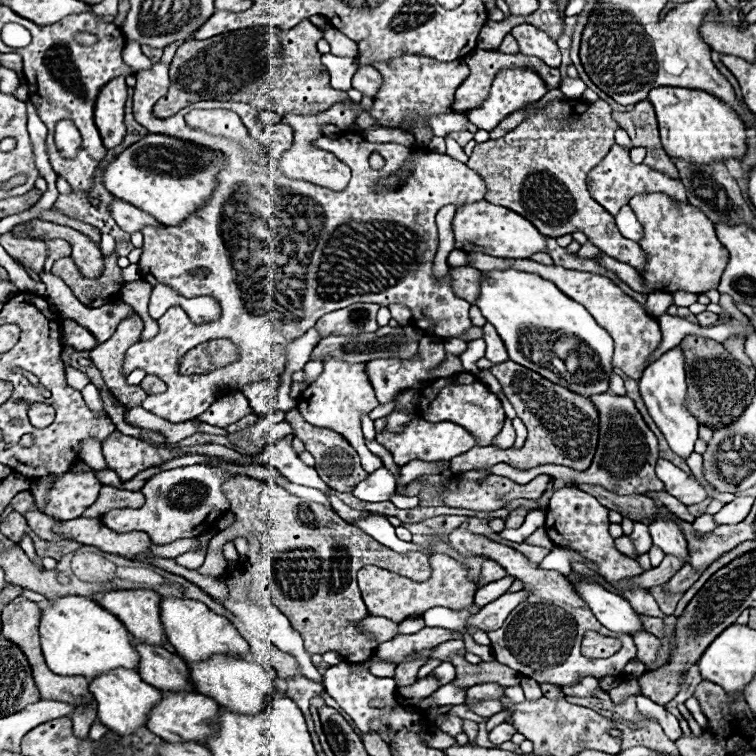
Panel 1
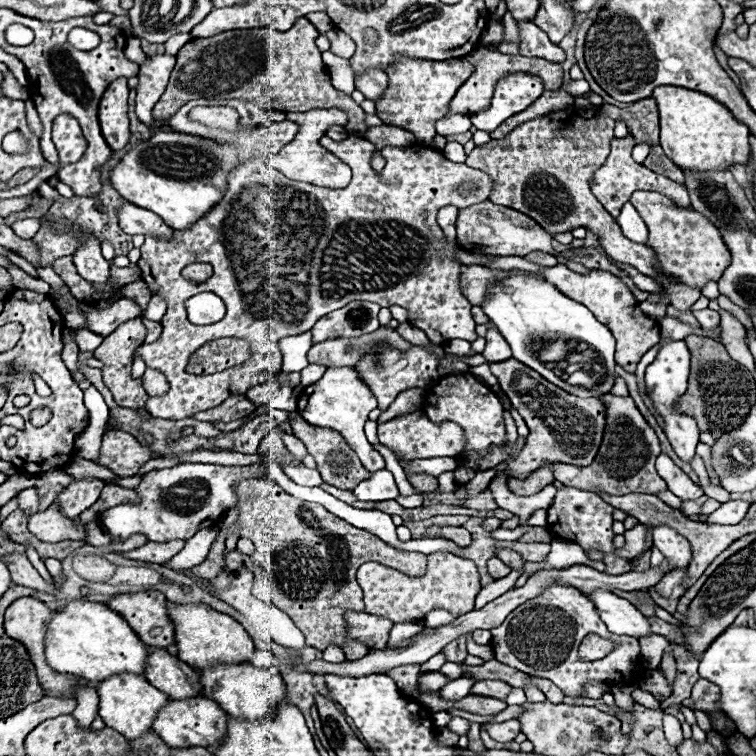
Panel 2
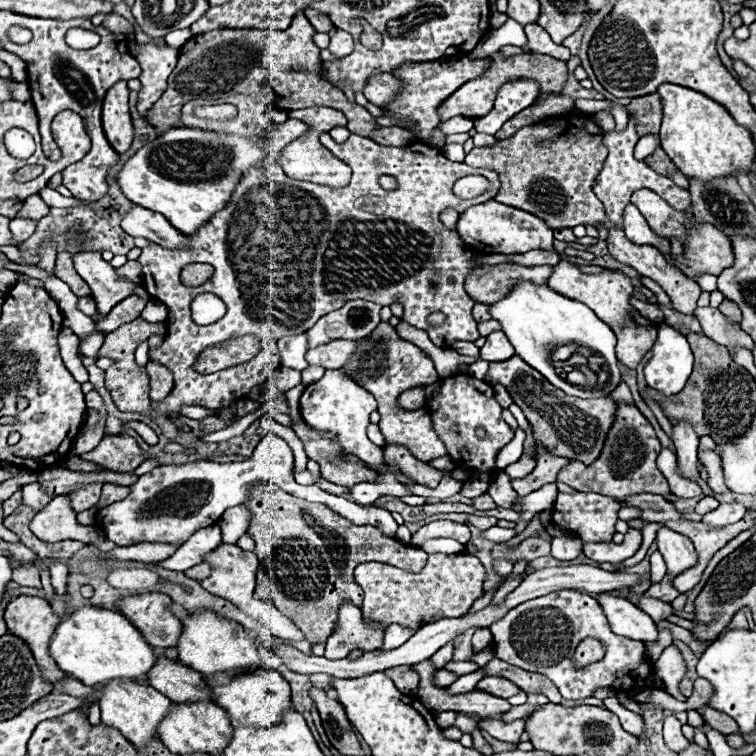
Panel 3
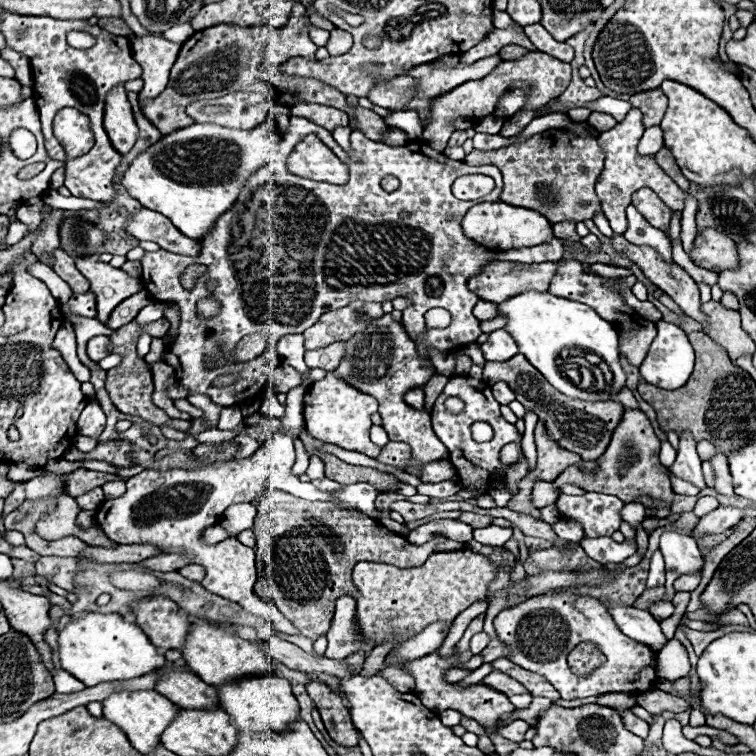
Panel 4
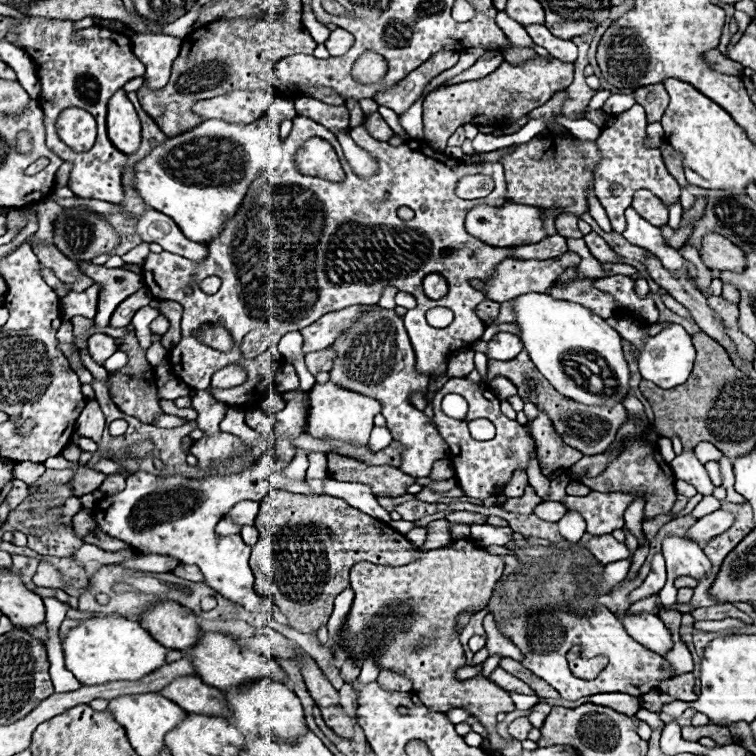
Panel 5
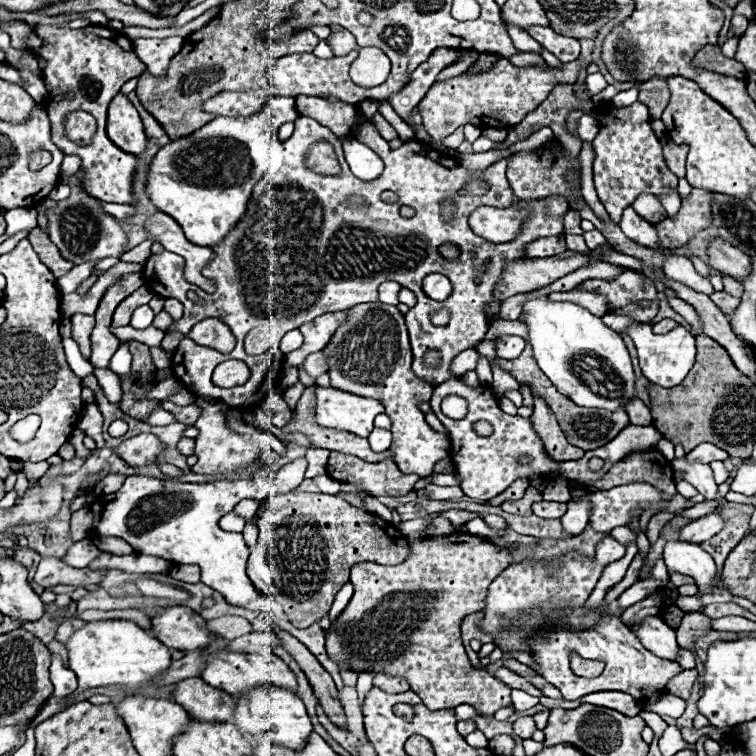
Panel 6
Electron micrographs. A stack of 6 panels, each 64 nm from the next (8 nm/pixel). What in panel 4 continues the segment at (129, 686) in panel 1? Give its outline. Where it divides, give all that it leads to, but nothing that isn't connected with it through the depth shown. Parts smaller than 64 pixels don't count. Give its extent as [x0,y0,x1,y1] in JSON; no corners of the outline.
[102,690,180,754]

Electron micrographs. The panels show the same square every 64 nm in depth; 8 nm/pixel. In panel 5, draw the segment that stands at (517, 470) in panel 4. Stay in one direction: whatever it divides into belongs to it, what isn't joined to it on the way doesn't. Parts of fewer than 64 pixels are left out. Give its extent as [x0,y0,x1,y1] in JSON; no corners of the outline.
[502,472,526,498]

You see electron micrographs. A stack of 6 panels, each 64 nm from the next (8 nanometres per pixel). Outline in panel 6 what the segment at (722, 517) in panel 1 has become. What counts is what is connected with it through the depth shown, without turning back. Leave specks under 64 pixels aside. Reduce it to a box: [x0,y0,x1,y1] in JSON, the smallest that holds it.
[680,512,724,544]

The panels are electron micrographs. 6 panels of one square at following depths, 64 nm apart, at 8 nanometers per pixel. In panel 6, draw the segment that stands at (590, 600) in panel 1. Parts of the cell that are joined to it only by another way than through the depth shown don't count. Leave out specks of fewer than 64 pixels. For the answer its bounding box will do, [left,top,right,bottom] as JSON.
[630,616,680,660]

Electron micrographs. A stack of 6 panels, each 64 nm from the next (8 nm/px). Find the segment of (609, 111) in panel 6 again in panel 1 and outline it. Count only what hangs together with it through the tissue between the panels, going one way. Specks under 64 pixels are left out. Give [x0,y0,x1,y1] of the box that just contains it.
[588,144,688,216]

